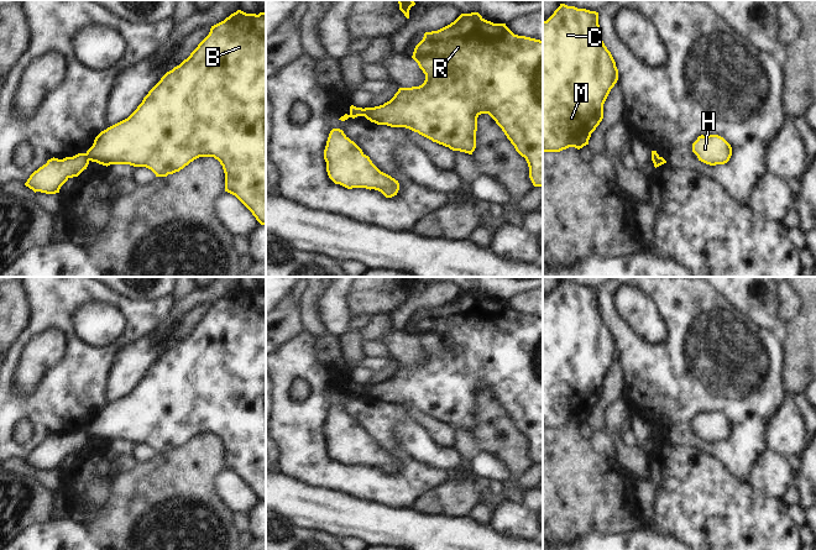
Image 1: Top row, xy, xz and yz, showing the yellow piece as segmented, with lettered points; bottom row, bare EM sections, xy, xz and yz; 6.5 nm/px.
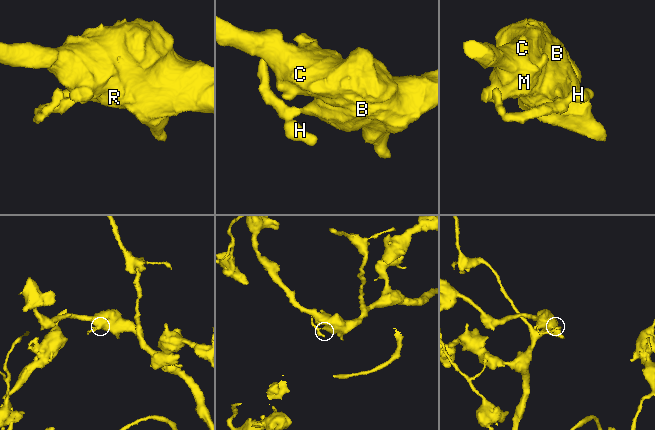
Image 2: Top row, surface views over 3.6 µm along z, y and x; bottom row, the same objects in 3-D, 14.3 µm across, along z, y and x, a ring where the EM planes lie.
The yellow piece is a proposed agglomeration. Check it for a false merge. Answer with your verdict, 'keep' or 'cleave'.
cleave

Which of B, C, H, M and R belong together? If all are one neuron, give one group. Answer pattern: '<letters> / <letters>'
B C M R / H

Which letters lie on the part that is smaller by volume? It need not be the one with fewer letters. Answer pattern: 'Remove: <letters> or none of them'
Remove: H

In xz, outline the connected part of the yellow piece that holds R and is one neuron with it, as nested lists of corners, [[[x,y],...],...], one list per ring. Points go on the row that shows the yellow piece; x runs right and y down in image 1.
[[[478,12],[461,14],[450,25],[425,32],[412,58],[425,74],[419,87],[399,88],[383,105],[365,108],[365,117],[377,125],[406,127],[469,154],[476,148],[477,117],[488,114],[502,129],[516,151],[525,158],[534,187],[543,187],[543,41],[514,35],[506,23],[493,23]]]

